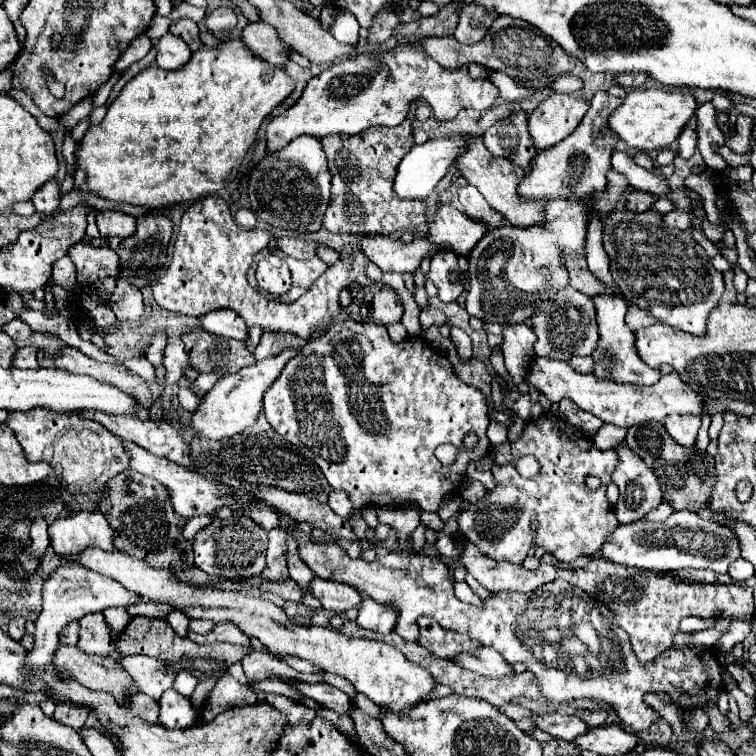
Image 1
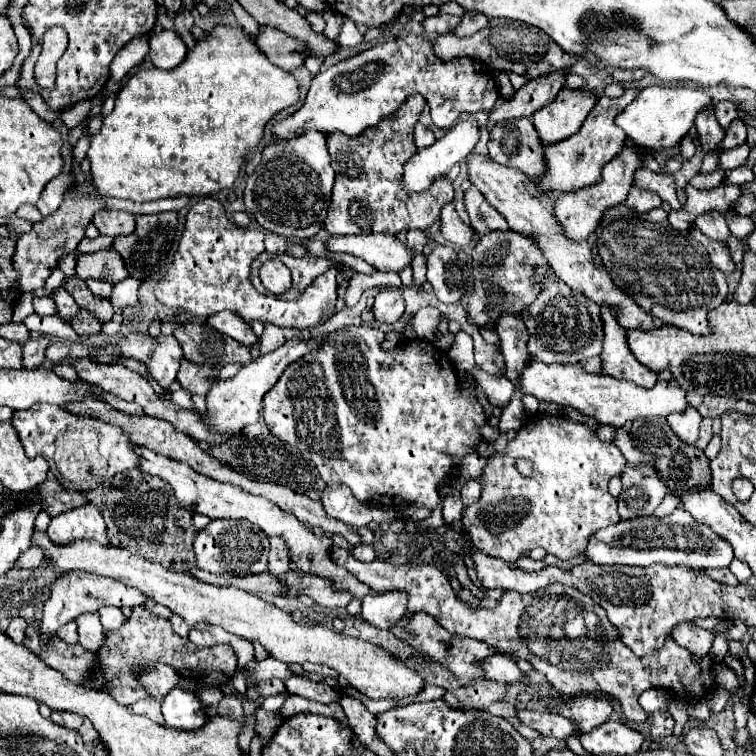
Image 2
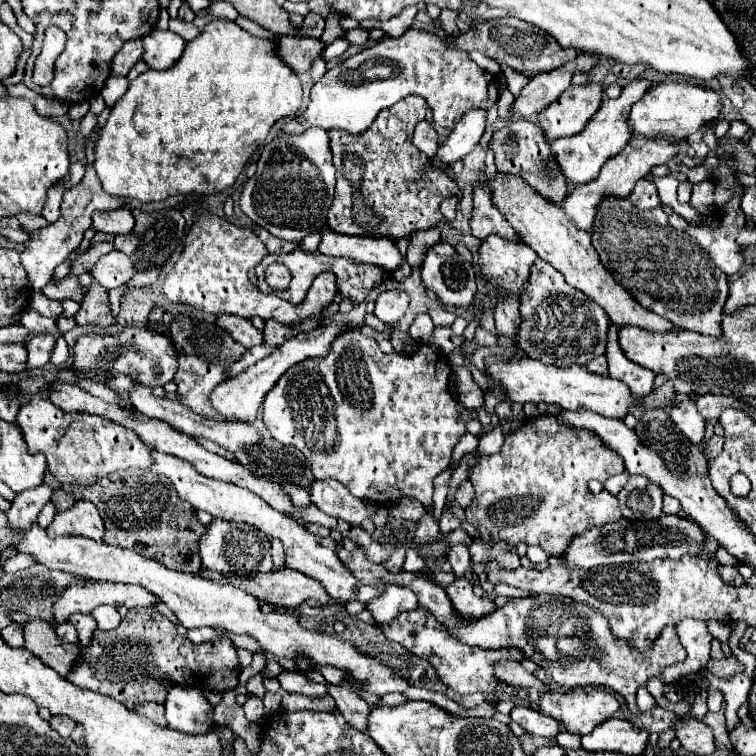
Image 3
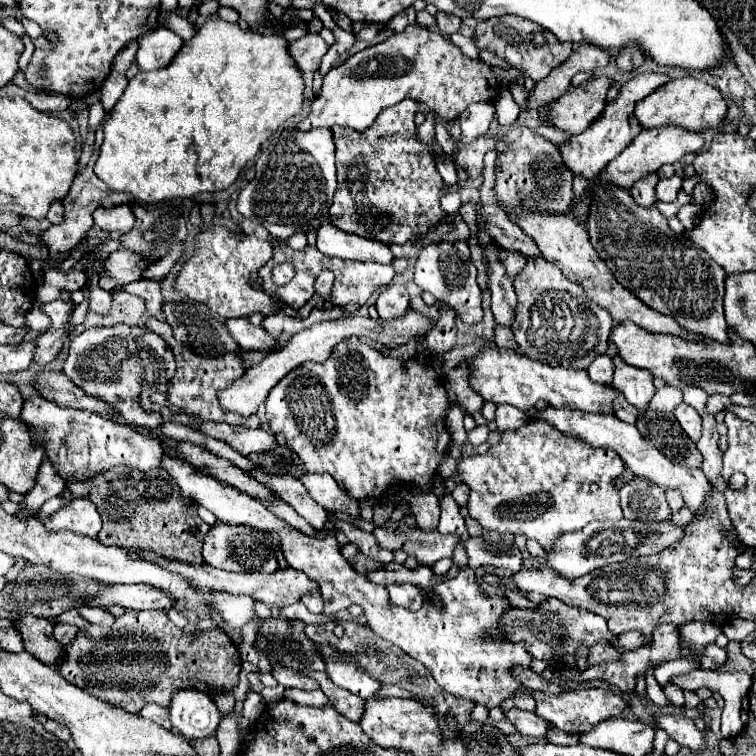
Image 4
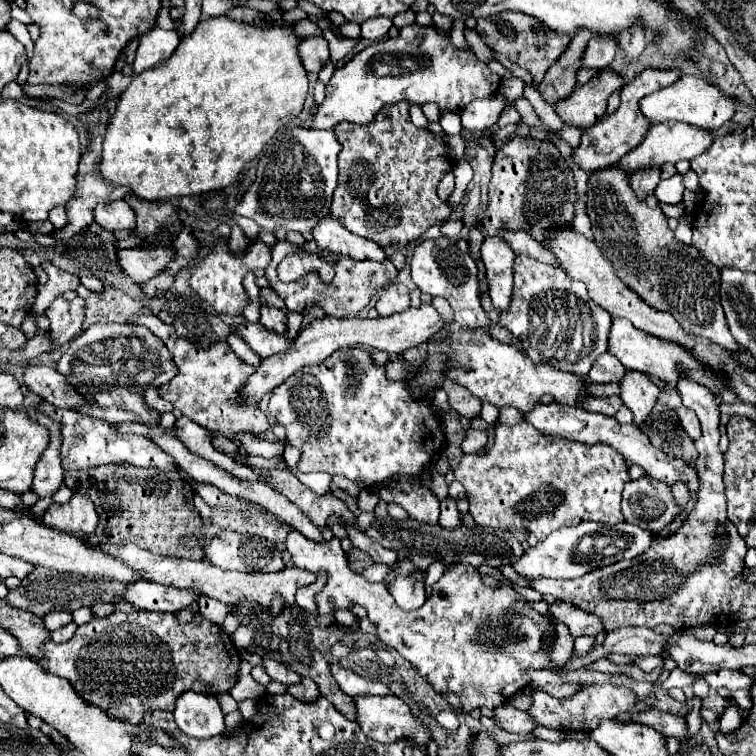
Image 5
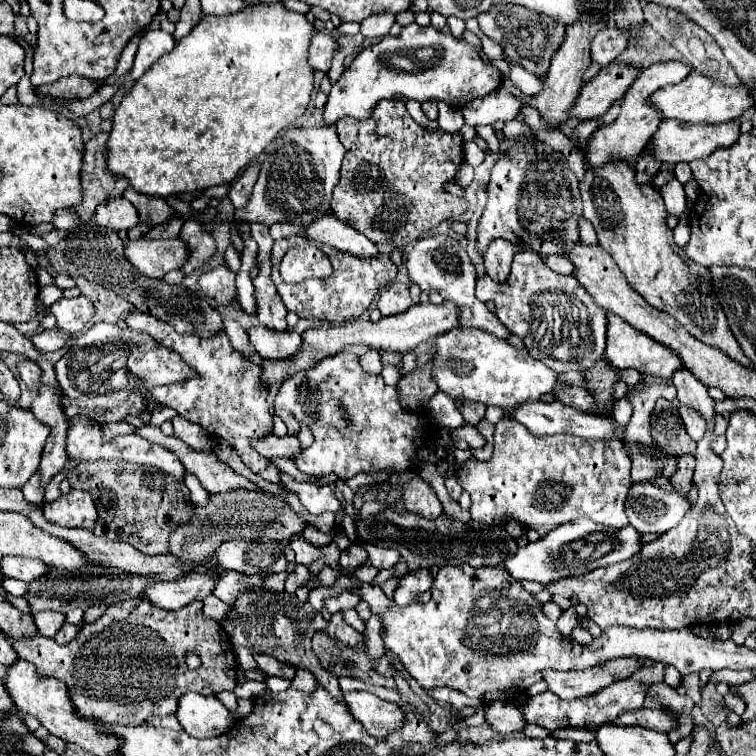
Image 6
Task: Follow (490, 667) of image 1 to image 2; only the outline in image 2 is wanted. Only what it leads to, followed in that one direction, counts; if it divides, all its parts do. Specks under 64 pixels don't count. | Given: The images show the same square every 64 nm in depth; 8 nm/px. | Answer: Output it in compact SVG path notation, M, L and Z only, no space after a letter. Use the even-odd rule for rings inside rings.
M494 654L488 660L482 660L480 668L490 680L500 680L500 682L510 682L510 684L516 684L522 680L522 672L518 670L516 662L508 660L504 654Z

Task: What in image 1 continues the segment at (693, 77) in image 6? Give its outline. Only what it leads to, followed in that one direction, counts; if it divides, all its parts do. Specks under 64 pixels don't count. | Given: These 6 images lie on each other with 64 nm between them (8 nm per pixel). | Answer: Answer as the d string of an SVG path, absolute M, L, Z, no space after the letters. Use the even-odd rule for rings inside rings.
M650 88L642 92L632 90L624 98L624 102L610 114L608 126L630 148L662 150L662 148L668 148L676 140L676 136L682 132L682 128L686 126L694 110L696 110L696 100L690 94L668 92L662 88Z

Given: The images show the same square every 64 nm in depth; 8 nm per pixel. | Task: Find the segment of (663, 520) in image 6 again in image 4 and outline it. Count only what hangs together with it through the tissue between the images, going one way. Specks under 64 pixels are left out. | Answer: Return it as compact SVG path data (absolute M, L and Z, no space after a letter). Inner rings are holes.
M638 476L620 490L624 518L628 520L668 520L670 508L664 498L664 490Z

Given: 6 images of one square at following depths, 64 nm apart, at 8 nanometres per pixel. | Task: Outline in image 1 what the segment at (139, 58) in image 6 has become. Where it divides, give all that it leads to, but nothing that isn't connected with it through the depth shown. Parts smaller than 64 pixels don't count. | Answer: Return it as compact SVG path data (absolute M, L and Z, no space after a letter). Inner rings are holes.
M164 34L158 44L158 56L156 56L156 64L164 70L178 70L182 66L186 66L192 58L192 50L188 48L188 44L174 34Z

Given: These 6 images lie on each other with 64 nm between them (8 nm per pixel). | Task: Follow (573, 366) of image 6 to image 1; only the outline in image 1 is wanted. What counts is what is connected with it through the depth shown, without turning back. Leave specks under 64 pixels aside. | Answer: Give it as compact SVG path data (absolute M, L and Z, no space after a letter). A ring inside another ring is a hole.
M568 286L558 292L554 300L544 300L532 316L532 330L536 332L536 356L568 360L570 356L590 356L596 348L596 308L590 296L584 296L576 288Z

